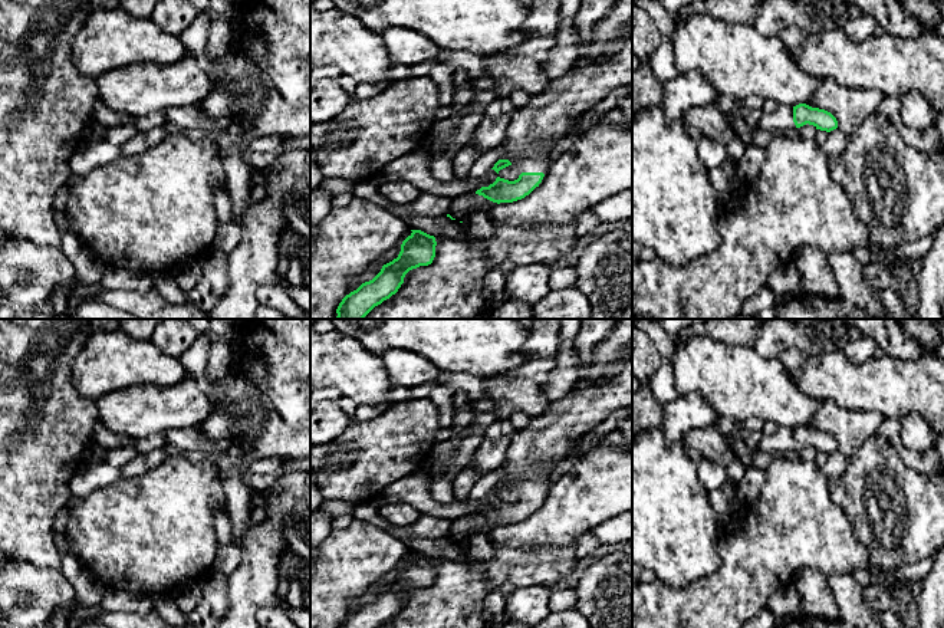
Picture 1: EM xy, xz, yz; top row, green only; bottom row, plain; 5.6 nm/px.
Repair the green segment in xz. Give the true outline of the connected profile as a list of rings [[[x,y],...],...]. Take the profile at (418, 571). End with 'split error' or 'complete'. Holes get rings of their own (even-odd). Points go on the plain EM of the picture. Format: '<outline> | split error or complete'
[[[421,552],[411,553],[402,563],[398,579],[384,586],[372,602],[346,617],[339,628],[378,628],[398,614],[409,592],[432,585],[435,559]]] | complete

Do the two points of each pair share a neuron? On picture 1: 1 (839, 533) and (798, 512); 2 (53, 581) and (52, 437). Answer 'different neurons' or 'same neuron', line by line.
1: same neuron
2: different neurons

